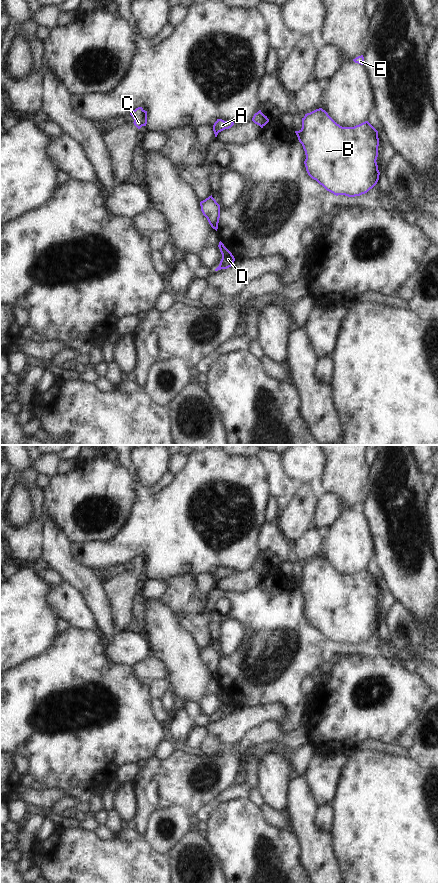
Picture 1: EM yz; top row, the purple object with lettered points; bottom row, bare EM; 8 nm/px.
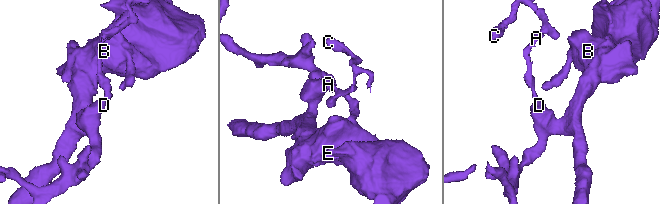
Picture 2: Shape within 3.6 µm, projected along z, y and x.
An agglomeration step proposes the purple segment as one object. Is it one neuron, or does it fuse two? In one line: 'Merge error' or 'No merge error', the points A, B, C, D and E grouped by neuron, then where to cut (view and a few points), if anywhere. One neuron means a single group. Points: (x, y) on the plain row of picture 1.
Merge error. Groups: A C / B D E. Split along yz (223, 693), (219, 695).

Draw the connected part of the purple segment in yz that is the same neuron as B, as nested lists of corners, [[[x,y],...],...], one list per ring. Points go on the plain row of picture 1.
[[[322,556],[305,562],[302,576],[295,579],[305,599],[308,623],[334,643],[360,644],[372,637],[379,628],[377,613],[378,579],[365,569],[354,575],[342,575]]]

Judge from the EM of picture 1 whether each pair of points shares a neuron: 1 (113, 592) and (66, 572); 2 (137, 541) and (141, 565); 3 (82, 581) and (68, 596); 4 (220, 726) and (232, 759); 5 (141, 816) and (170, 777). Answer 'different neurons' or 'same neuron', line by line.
1: different neurons
2: different neurons
3: different neurons
4: different neurons
5: same neuron

